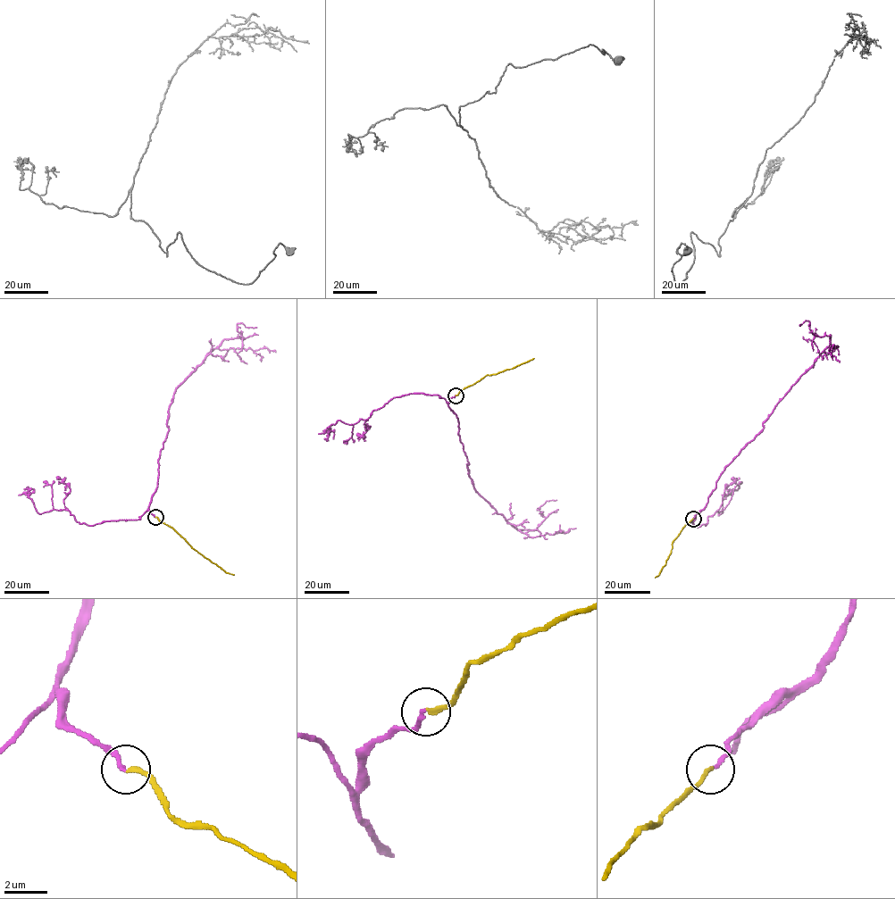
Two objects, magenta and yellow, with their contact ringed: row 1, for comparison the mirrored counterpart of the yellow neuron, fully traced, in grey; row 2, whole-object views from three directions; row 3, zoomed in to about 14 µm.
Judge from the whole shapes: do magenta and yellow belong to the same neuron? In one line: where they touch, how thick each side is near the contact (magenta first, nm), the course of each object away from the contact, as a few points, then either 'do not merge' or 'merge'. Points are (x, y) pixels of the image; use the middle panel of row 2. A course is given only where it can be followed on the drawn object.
at (455, 395); 180 nm thick on the magenta side, 200 nm on the other; magenta runs (455, 395), (448, 406), (457, 418), (475, 489), (518, 529), (534, 530), (545, 519), (538, 509), (556, 500); yellow runs (455, 395), (487, 375), (512, 369), (534, 358); merge

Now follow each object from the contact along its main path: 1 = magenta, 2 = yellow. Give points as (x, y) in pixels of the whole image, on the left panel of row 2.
1: (155, 517), (148, 507), (157, 487), (158, 460), (175, 390), (225, 339), (245, 338), (238, 324), (256, 327)
2: (155, 517), (171, 527), (205, 557), (234, 575)

